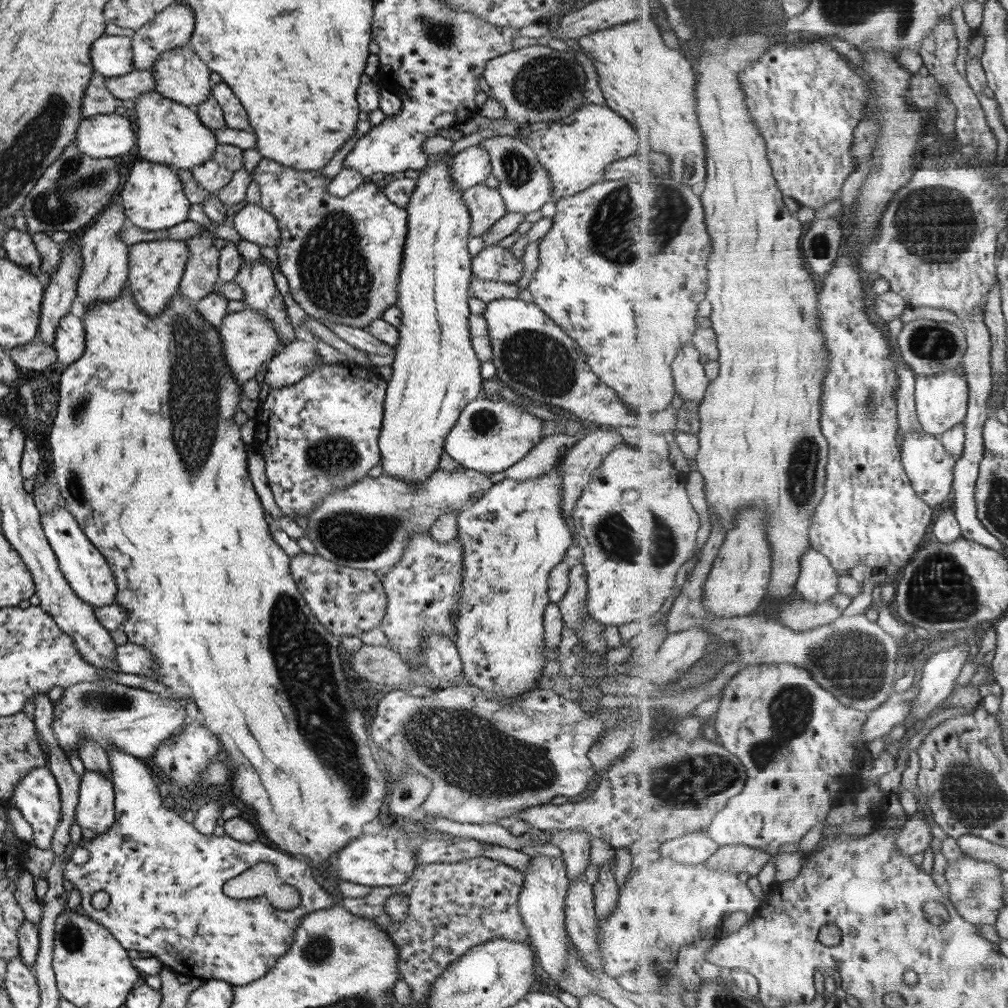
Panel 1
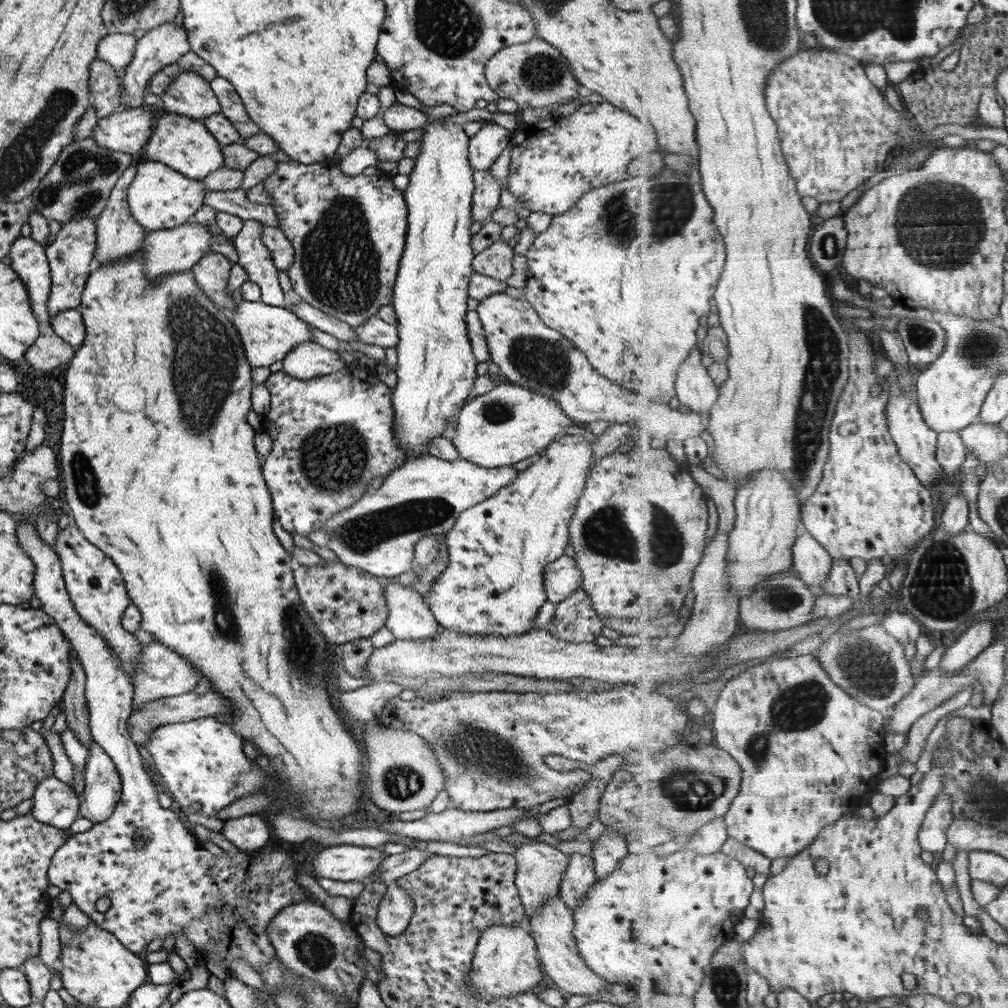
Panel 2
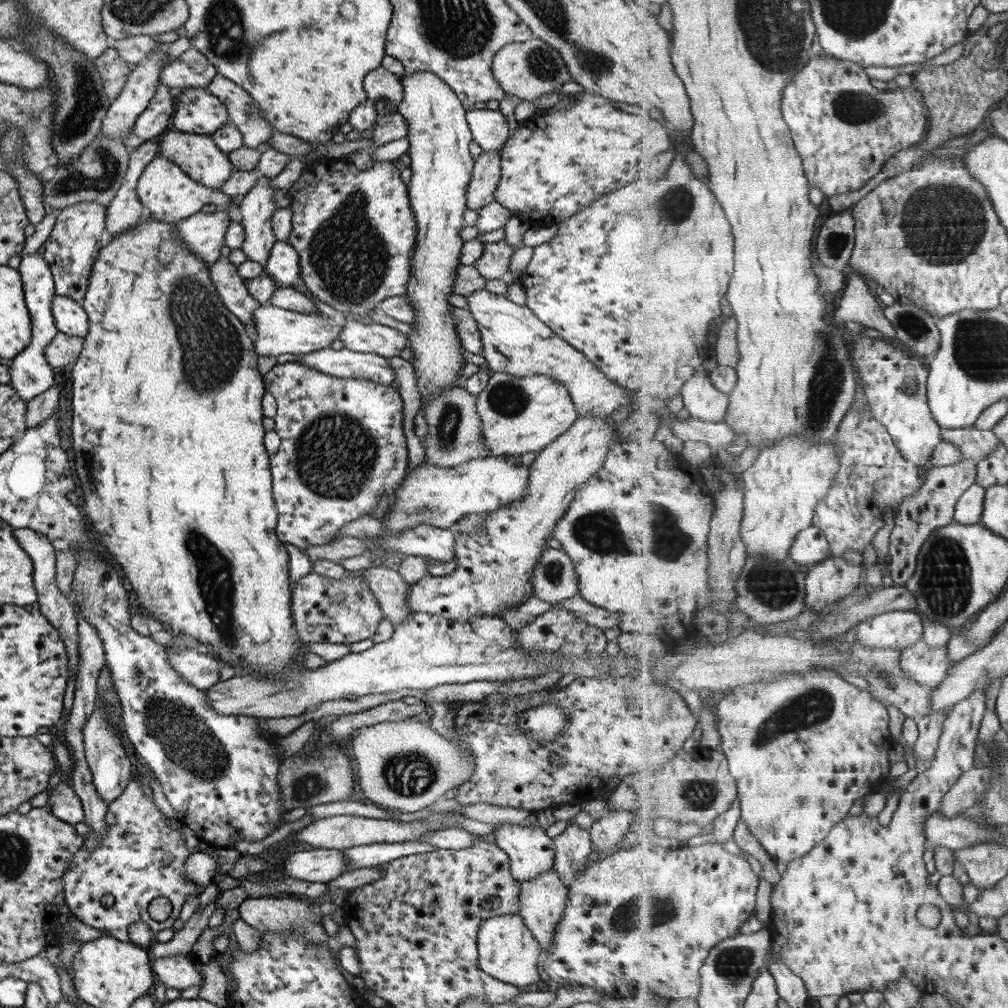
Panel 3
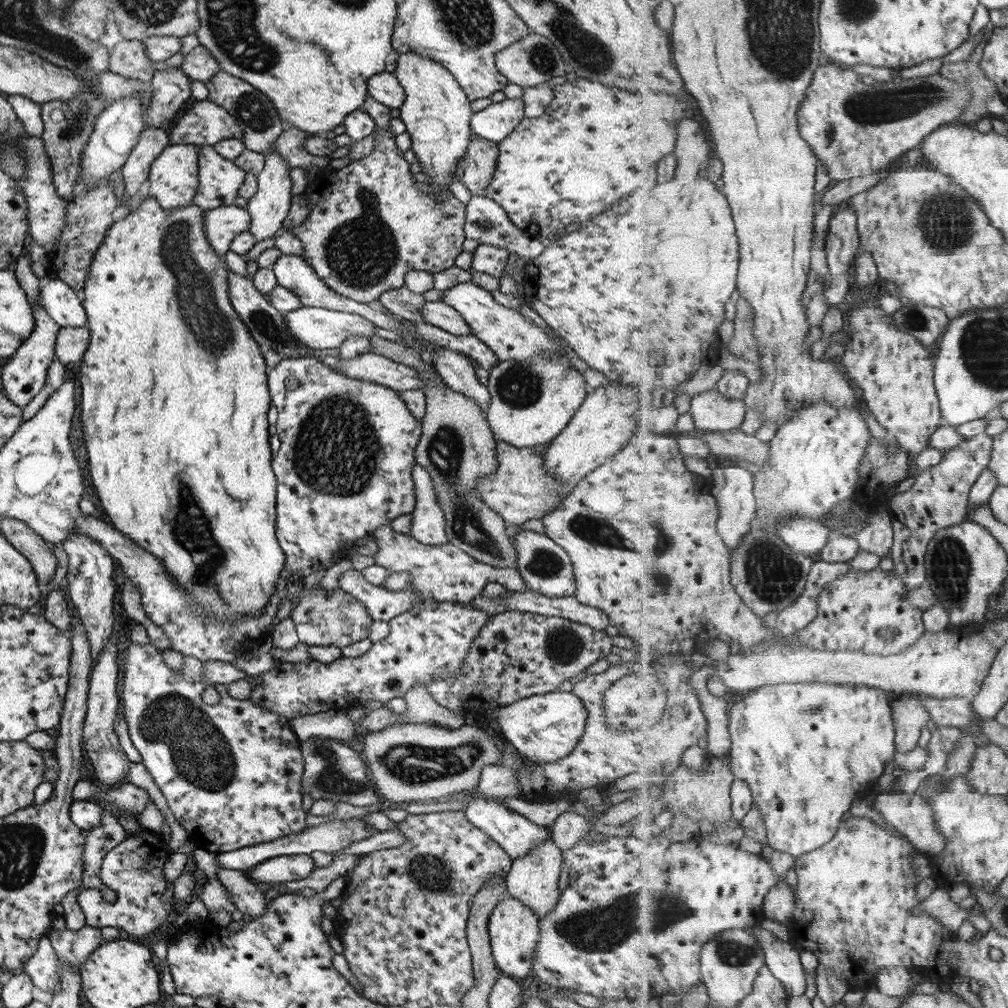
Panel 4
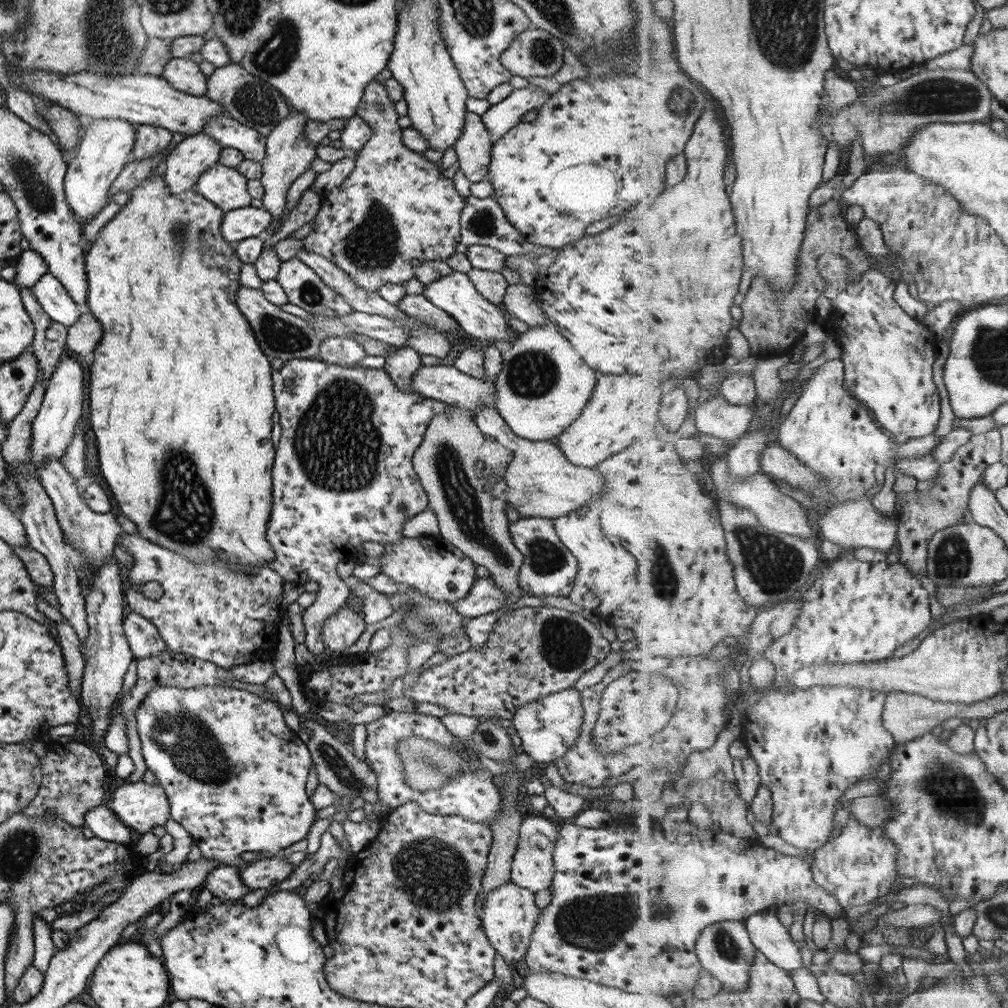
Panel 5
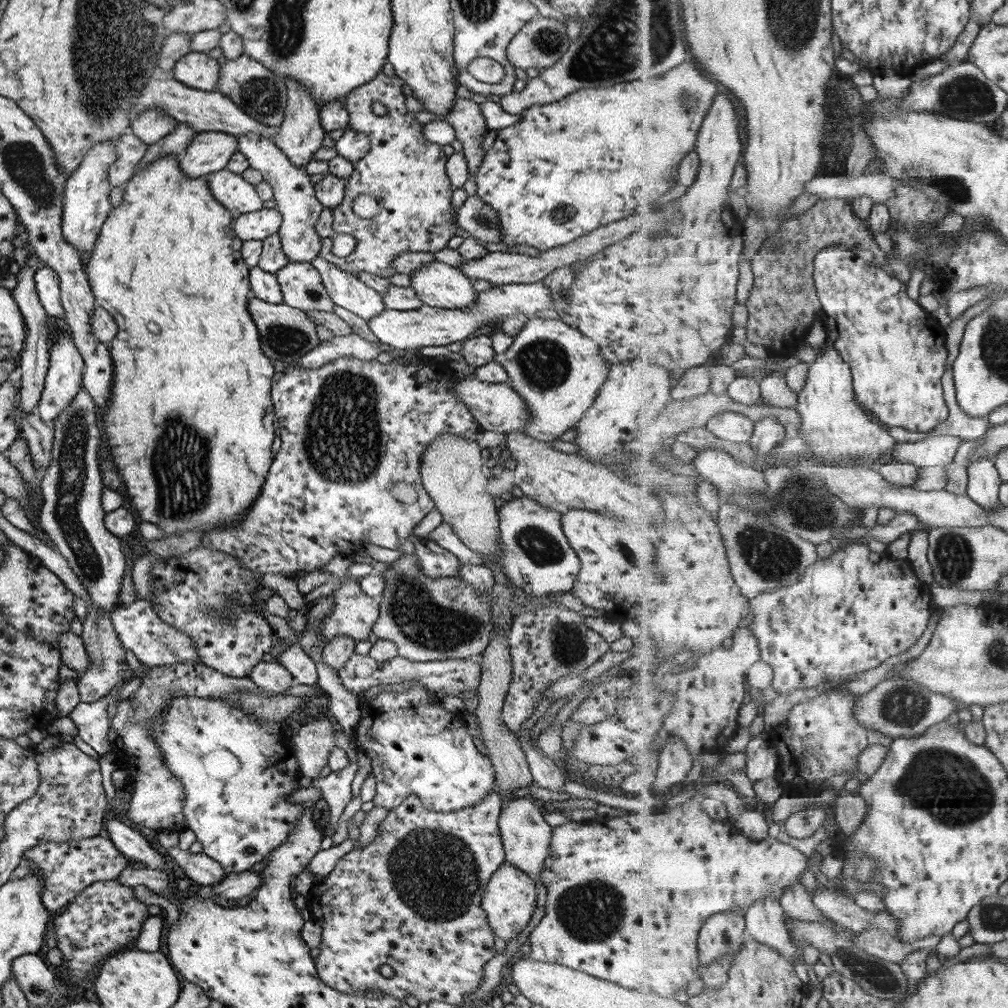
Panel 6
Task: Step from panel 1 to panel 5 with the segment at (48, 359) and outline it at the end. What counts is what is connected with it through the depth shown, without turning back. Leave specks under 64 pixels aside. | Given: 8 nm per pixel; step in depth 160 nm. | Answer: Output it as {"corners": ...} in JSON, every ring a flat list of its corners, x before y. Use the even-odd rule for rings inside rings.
{"corners":[[81,310,79,318,66,327,65,353,73,357,90,357,101,336,99,321,87,310]]}

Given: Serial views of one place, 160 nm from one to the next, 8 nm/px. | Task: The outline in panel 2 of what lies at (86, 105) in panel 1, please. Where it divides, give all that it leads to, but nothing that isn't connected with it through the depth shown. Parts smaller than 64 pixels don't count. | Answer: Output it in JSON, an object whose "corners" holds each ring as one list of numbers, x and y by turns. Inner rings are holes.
{"corners":[[93,59,88,68,88,94,98,118,117,112,121,89,114,68,101,59]]}

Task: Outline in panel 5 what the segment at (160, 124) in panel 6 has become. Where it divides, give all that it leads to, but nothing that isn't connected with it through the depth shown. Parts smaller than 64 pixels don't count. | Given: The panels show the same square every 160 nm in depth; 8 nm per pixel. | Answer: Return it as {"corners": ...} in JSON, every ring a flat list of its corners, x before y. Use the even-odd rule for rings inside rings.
{"corners":[[138,124,134,127,135,138,132,146,131,160,147,160,159,154,170,145,172,132,158,126]]}

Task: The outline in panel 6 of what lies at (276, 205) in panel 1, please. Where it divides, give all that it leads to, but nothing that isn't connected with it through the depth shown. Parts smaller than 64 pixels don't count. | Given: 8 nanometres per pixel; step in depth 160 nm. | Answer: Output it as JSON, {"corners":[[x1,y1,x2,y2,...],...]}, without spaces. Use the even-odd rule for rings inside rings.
{"corners":[[379,71,344,98,348,112,347,128,364,134,370,144,367,154,352,164,340,205,331,209,333,232,352,236,356,242,355,250,348,257,333,256,331,240,325,237,321,238,318,257,355,276,356,272,368,272,387,278,394,273,392,262,398,254,432,254,445,247,447,240,456,235,449,205,452,188,445,172,448,157,441,151,441,145,423,138,422,124,414,119,414,112,405,107,402,84,404,82,395,73,386,76],[373,102,381,102,387,113,375,115,371,111],[357,196,373,198,379,209,375,214,369,214,363,208,352,208]]}

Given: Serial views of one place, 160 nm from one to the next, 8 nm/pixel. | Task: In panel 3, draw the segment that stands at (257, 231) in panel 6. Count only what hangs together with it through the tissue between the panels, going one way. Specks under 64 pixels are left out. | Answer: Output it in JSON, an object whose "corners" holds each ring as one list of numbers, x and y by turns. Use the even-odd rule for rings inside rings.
{"corners":[[220,207,212,213,199,211,177,221,174,233,193,255,210,264,221,255,224,234,232,217]]}

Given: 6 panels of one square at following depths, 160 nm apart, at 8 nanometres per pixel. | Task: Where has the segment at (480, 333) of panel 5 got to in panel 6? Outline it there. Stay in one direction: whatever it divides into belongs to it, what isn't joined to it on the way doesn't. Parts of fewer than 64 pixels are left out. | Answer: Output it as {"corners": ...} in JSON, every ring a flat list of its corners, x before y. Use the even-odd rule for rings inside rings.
{"corners":[[435,260,416,268,410,275,410,287,418,296,423,305,435,308,454,309,470,307,475,300,477,292,471,286,472,281,459,269]]}

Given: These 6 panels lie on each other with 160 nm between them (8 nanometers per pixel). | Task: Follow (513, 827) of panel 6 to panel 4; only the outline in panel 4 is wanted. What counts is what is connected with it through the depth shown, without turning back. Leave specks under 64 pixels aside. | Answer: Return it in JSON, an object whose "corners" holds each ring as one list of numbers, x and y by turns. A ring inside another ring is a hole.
{"corners":[[550,836,545,837,539,846,527,852,527,856,521,856,519,860,512,860,507,878,503,881,506,886,505,895,519,900,523,906,527,906,535,914,537,920,541,920,557,904,559,896,557,882,562,867,562,855,557,850,557,846,551,842]]}

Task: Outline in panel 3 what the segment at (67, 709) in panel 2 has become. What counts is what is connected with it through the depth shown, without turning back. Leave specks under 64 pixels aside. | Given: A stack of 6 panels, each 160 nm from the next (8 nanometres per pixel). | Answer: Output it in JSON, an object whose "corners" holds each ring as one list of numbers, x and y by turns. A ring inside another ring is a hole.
{"corners":[[30,528,11,529,17,544,27,553,32,562,32,581,37,595,37,604,39,604,40,613,49,621,49,624,55,628,59,639,65,645,65,652,68,658,68,672,76,674,78,663,78,641,79,636,76,631,76,614,72,610,72,605,66,596,57,588,55,576,55,559,56,554,51,547,51,541,39,532]]}

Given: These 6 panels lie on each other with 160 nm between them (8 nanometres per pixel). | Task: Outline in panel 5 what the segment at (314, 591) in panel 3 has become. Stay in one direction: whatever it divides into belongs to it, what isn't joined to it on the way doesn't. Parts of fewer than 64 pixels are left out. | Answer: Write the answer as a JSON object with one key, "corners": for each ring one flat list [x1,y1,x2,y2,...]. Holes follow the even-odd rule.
{"corners":[[344,605,323,621,320,639,327,651,342,656,342,651,353,645,366,628,361,612,355,612]]}

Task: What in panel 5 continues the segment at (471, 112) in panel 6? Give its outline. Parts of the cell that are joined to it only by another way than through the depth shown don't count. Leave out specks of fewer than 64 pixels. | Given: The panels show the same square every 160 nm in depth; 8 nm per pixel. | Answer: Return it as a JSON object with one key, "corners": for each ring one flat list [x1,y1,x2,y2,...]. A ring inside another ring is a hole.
{"corners":[[466,111,463,128,453,145,456,164,469,182,485,180,490,162,491,137,481,117]]}

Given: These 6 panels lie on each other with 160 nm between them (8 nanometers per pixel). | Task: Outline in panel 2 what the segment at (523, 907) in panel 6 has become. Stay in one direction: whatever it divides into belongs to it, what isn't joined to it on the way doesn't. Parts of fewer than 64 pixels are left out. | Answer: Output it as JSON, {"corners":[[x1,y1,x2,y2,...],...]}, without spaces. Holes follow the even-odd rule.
{"corners":[[491,925,484,928,476,942,468,972,467,994,480,1001,497,1000,528,992,542,980,536,944,522,925]]}

